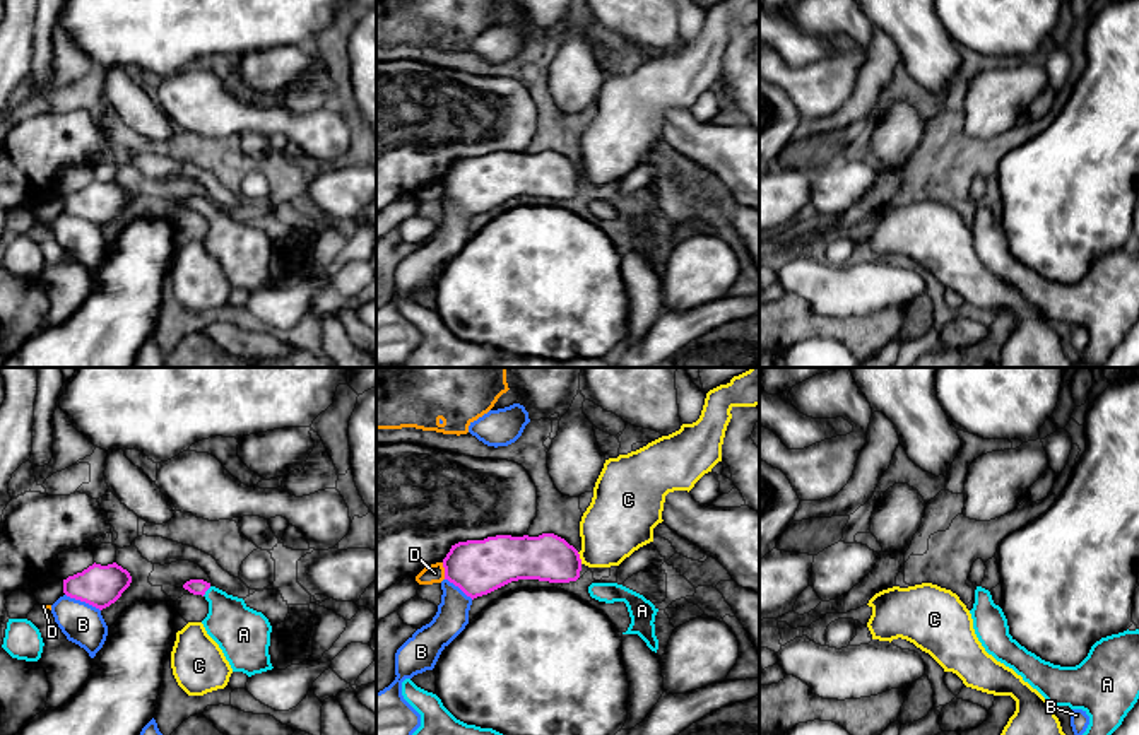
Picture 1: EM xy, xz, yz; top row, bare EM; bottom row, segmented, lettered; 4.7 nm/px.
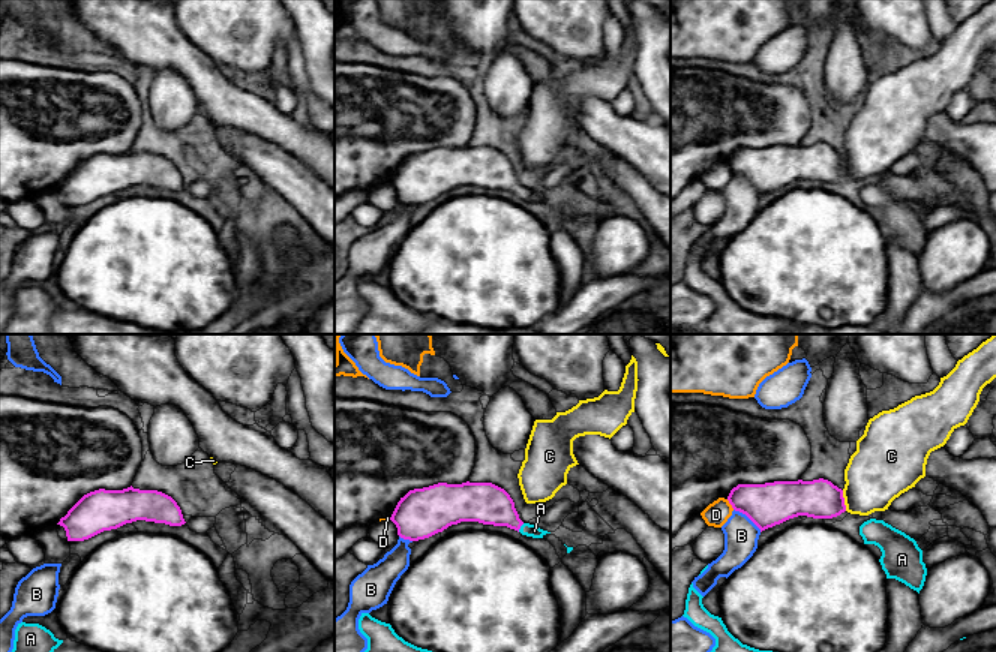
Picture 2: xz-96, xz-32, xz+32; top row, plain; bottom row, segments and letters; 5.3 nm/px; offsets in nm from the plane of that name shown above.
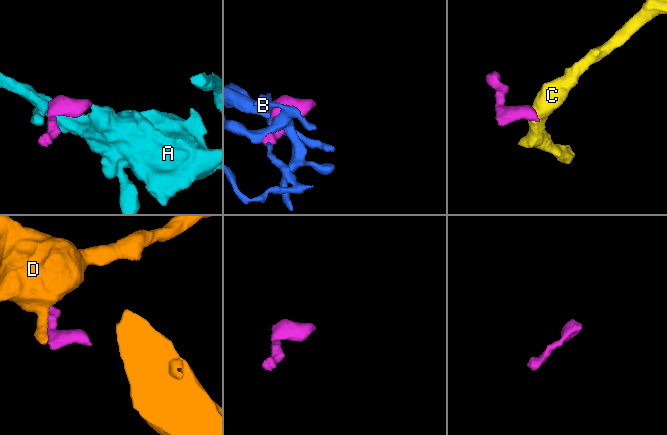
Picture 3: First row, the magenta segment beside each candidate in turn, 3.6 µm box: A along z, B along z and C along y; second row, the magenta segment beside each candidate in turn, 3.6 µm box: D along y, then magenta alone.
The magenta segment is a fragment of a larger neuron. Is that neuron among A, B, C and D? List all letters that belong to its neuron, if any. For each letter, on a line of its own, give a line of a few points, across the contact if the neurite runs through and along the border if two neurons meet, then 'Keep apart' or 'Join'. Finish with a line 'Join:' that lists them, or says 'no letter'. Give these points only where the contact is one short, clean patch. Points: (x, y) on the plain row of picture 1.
A: Line: xy (197, 204), (206, 207), (240, 248). Join
B: Keep apart
C: Line: xz (577, 170), (582, 180). Keep apart
D: Keep apart
Join: A

